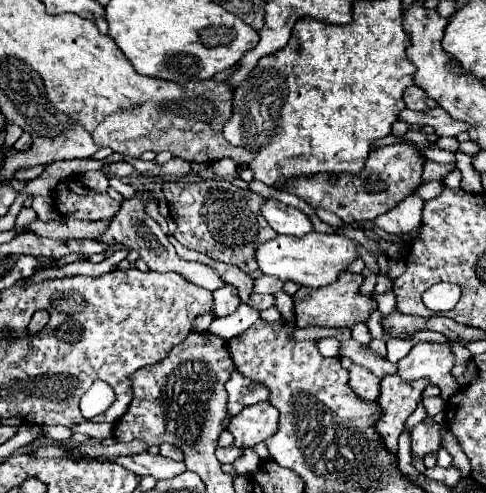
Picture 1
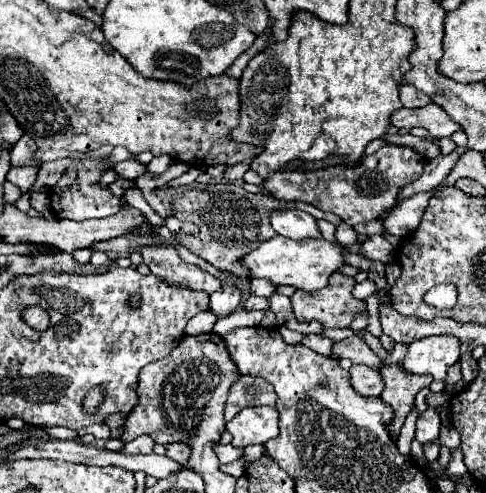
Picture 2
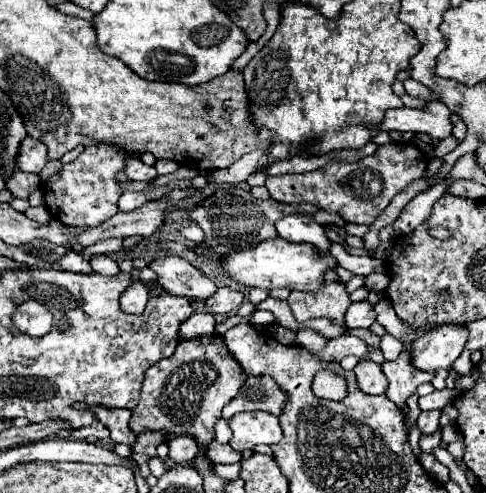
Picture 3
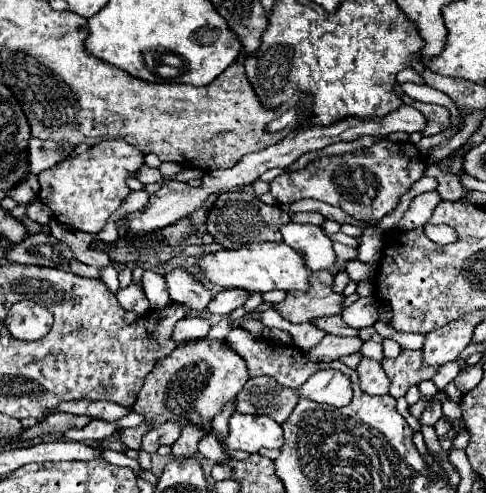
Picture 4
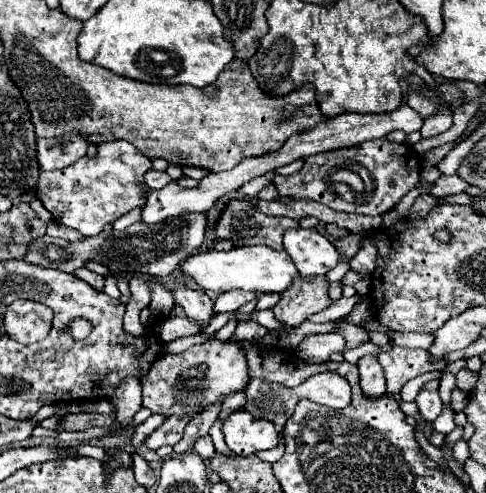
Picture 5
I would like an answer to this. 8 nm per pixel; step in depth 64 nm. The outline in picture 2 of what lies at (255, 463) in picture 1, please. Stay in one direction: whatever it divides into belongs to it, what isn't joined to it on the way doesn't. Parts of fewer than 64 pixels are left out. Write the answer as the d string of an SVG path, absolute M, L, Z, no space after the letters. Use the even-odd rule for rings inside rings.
M248 446L248 448L244 448L244 468L248 468L252 462L256 462L264 454L266 454L266 450L262 446Z

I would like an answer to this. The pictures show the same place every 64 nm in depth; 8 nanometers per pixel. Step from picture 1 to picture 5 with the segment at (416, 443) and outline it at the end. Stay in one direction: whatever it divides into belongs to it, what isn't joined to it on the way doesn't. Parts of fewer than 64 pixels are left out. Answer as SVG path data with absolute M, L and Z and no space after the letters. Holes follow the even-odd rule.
M420 390L416 404L426 422L434 422L442 414L442 402L440 402L440 396L436 390Z

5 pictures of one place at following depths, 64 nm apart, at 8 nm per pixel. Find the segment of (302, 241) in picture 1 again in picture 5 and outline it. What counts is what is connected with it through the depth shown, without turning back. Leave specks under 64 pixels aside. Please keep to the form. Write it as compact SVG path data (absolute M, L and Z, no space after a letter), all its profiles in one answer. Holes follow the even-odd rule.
M242 246L232 248L228 252L208 250L198 252L182 262L182 270L204 290L228 292L228 290L252 290L252 292L284 292L298 278L296 264L288 256L286 250L274 250L270 246Z

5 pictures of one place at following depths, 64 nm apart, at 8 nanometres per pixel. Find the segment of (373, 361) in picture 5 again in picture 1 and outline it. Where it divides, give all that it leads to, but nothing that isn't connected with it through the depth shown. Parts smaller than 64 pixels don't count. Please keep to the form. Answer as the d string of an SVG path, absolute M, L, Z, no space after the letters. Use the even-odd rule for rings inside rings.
M352 364L352 368L350 368L350 382L348 384L356 392L356 396L364 402L372 402L380 394L380 380L372 372L368 372L366 368L356 366L356 364Z

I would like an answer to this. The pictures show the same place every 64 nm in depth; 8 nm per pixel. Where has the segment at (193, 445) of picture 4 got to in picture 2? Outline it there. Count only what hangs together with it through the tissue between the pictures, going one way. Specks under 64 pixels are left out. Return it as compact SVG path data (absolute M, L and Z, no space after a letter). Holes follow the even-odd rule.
M174 442L174 444L166 444L166 456L176 460L178 464L186 466L186 460L188 460L188 446L186 444L180 444L180 442Z

